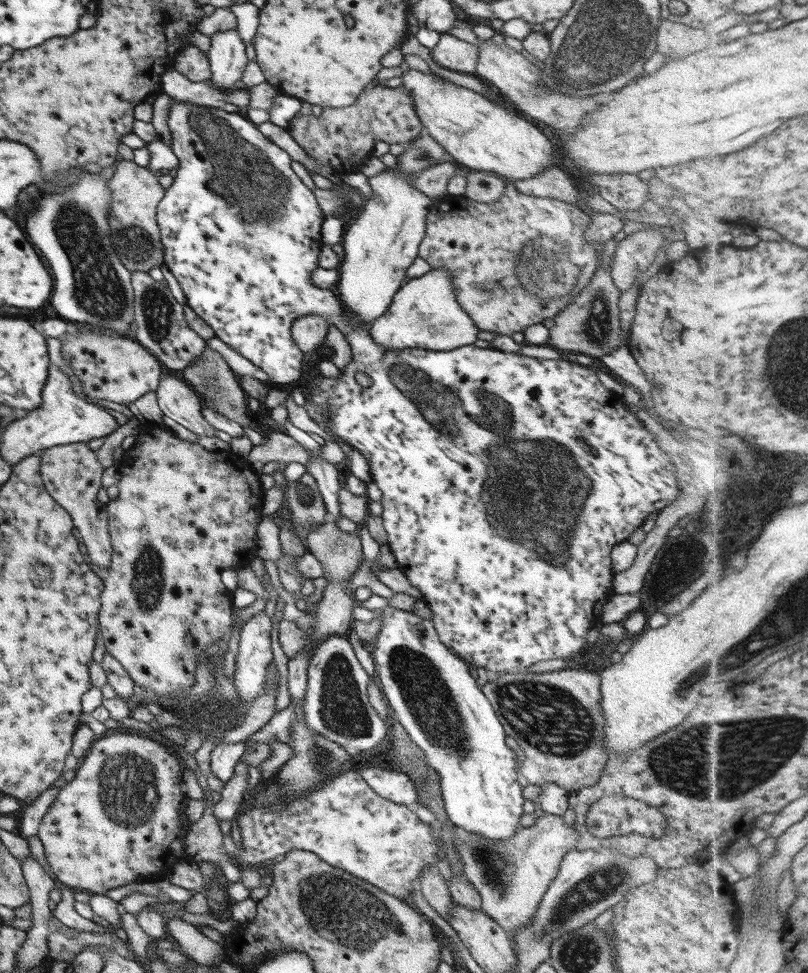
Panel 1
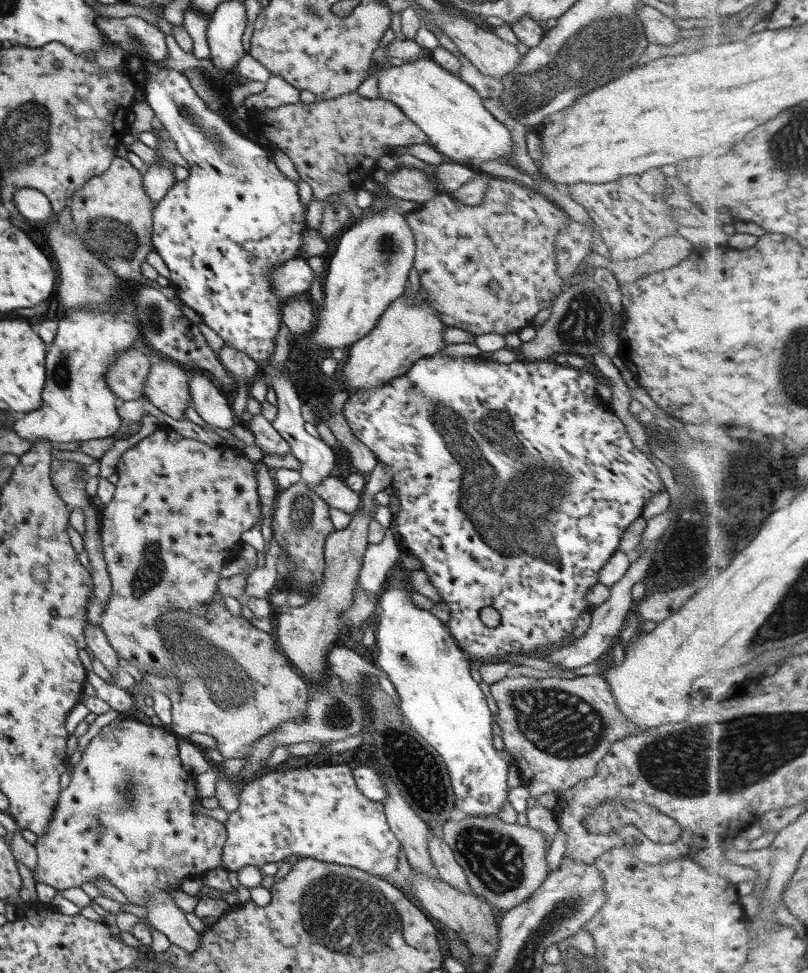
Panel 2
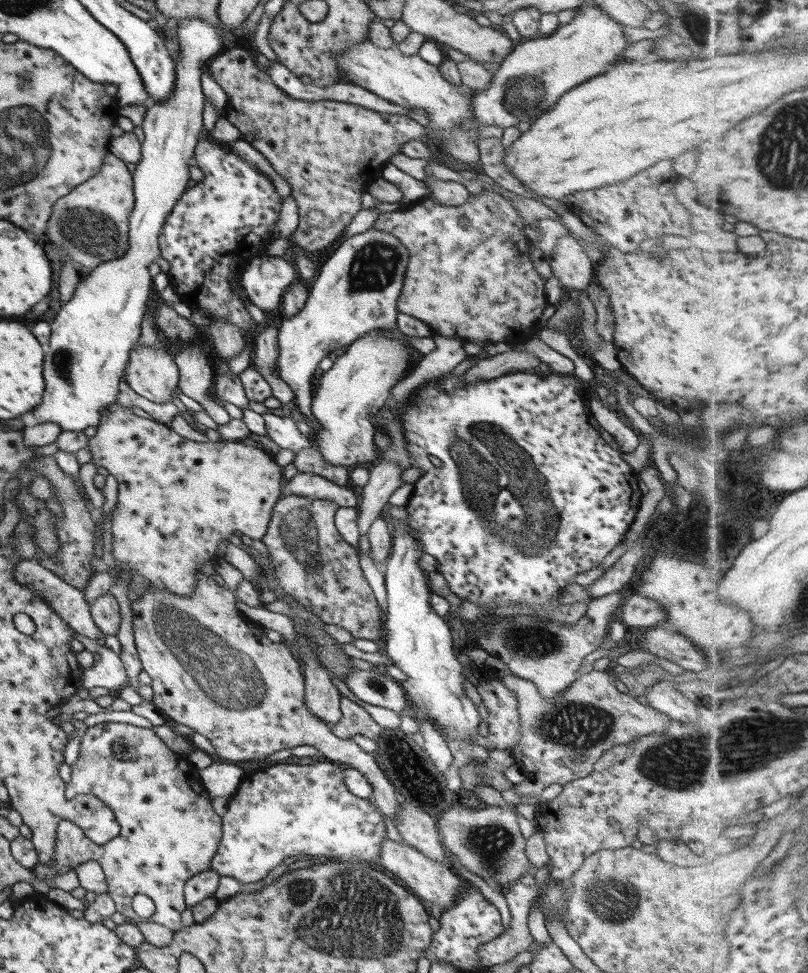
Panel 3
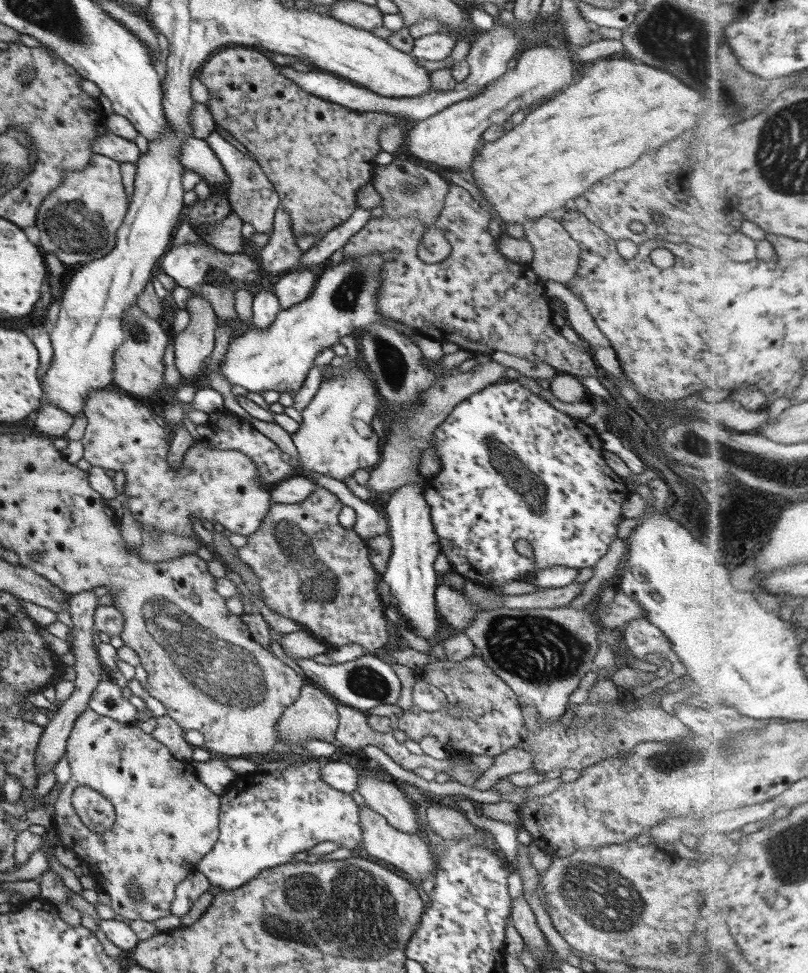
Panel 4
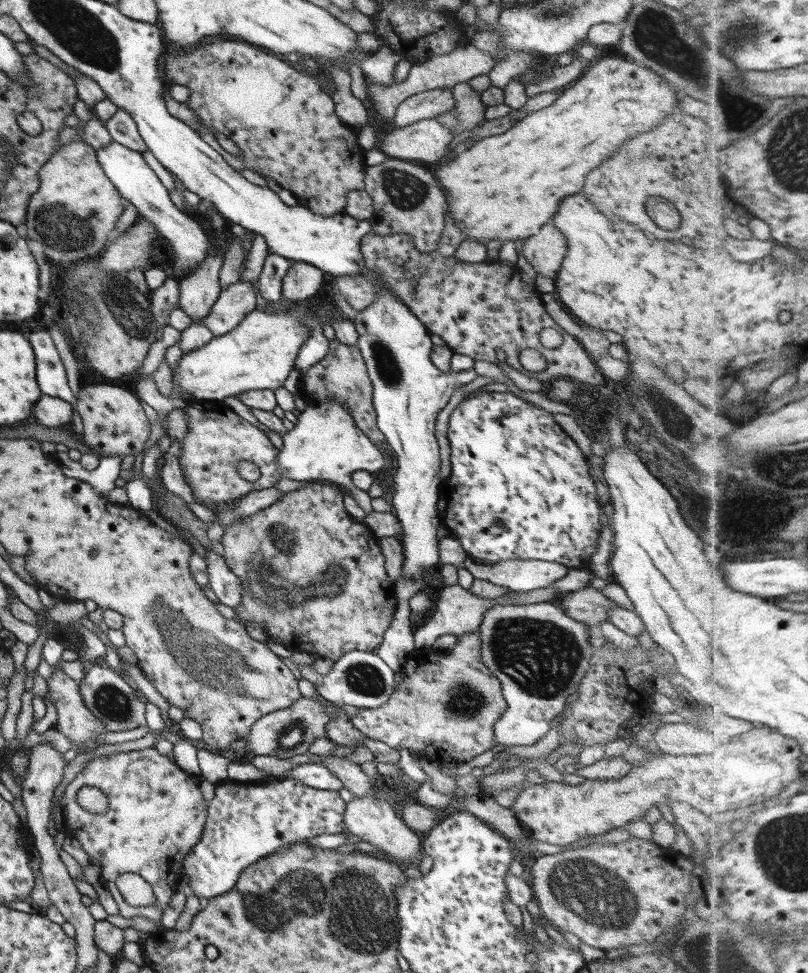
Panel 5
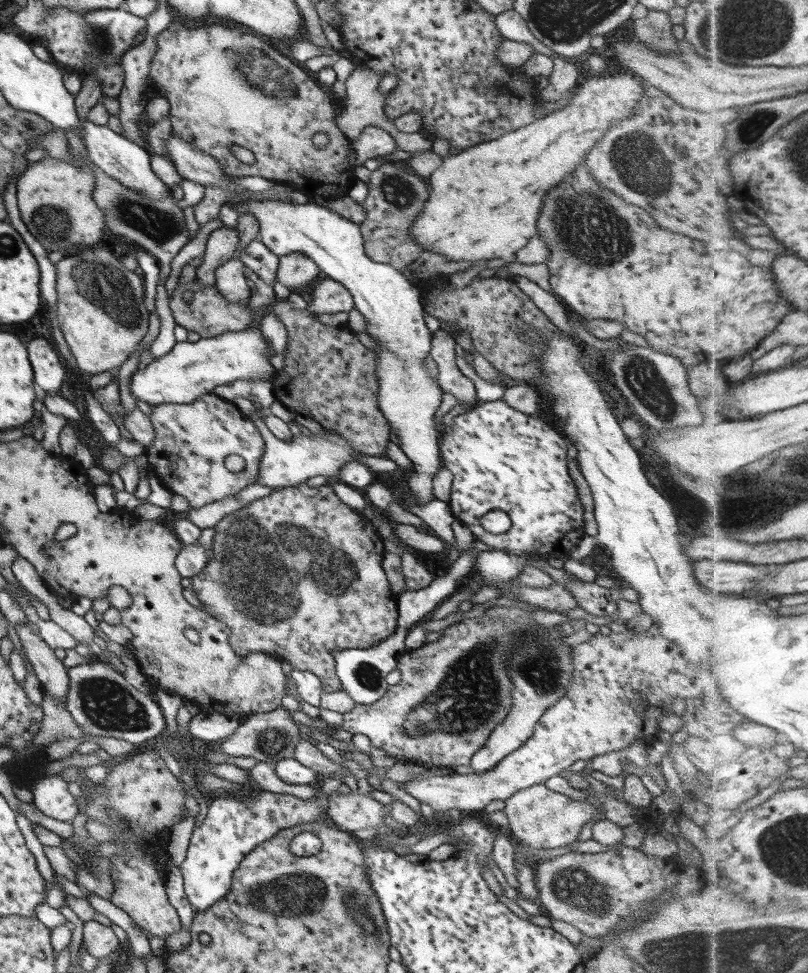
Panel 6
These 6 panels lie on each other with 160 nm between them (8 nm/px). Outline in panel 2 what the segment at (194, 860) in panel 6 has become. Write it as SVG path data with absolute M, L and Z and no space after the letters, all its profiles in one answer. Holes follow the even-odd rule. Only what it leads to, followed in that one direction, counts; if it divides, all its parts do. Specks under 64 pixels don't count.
M354 765L322 766L306 768L304 770L284 770L284 772L270 772L264 774L243 784L241 793L239 794L238 808L229 814L228 820L225 822L227 839L223 846L222 867L228 871L237 871L240 870L240 868L244 868L244 866L252 865L257 866L261 870L265 864L270 864L270 862L281 863L288 859L310 857L322 862L334 863L342 866L353 866L364 872L369 872L372 876L376 877L389 875L397 877L396 868L398 868L398 852L400 852L401 847L400 841L390 830L383 802L374 802L362 794L362 791L358 788L354 780L352 770L354 770Z

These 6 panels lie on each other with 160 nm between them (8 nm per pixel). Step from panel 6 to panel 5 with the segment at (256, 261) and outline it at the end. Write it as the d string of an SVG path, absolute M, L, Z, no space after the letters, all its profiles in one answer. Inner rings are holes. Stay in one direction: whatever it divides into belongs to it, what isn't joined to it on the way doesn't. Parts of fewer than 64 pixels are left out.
M269 253L258 276L259 293L268 303L282 298L283 278L293 265L293 260L278 254Z

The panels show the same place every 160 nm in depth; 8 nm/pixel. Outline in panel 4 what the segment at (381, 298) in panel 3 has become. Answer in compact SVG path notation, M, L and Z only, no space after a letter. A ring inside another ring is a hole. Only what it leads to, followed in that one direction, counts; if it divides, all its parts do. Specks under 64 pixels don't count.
M360 255L355 259L342 259L339 264L331 264L326 267L322 274L319 274L317 284L306 301L282 309L275 318L273 324L268 328L248 329L242 335L239 335L228 345L227 353L223 364L219 366L221 373L226 380L231 382L231 386L243 386L250 392L250 396L257 398L257 394L263 390L277 390L278 392L297 392L303 387L303 382L313 367L312 362L316 358L316 354L324 348L340 343L342 336L348 336L354 330L367 328L379 320L387 322L389 326L395 328L398 332L405 332L406 336L415 342L423 354L426 362L434 362L441 360L445 354L442 351L440 341L423 337L415 329L405 325L403 322L386 318L380 311L377 311L377 296L380 291L379 274L383 268L383 256L377 255Z

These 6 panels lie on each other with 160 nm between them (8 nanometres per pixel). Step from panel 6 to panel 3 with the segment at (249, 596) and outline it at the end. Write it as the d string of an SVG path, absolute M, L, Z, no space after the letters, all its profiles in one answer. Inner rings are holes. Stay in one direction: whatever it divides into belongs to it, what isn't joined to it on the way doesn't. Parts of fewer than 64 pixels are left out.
M285 495L274 506L267 532L262 542L268 550L268 558L276 570L276 578L281 587L295 598L306 610L314 612L325 625L336 625L348 631L354 639L377 641L382 636L384 613L377 598L364 578L360 557L356 549L338 533L335 515L338 505L330 500L317 500L302 496Z

